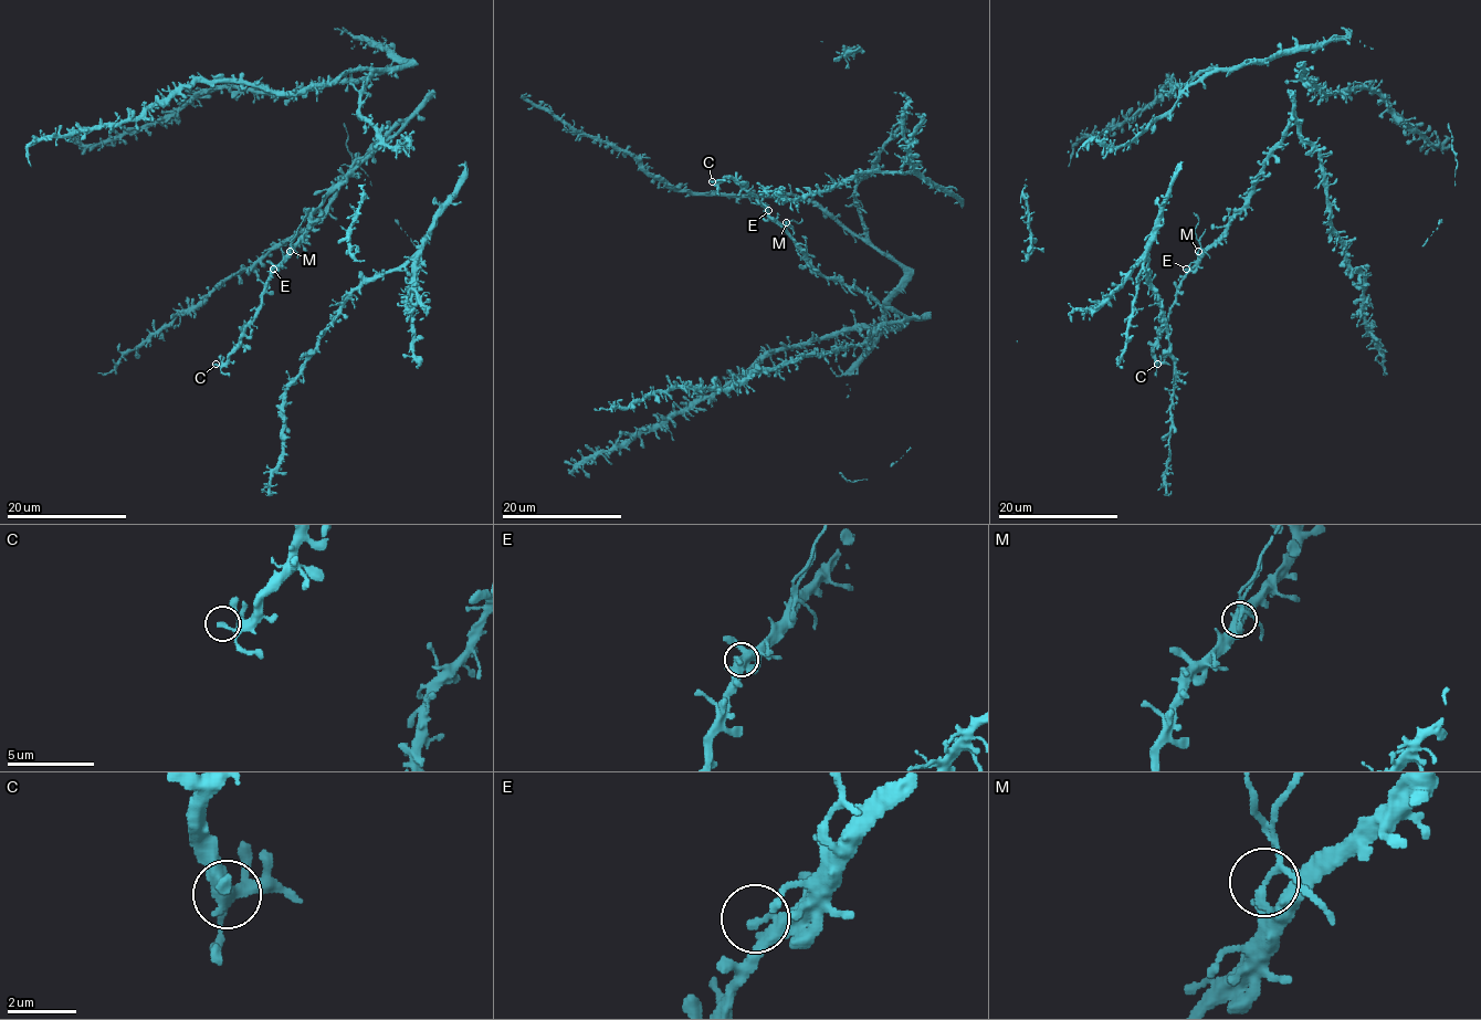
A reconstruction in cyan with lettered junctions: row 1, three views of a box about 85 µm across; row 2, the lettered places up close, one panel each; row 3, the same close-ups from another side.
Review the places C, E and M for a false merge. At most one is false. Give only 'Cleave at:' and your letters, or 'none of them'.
Cleave at: M

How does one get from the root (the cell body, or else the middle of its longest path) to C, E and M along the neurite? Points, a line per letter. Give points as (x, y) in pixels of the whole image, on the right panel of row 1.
C: (1268, 156), (1254, 193), (1233, 214), (1229, 228), (1183, 280), (1169, 319), (1161, 328), (1153, 350), (1157, 364)
E: (1268, 156), (1254, 193), (1233, 214), (1229, 228), (1190, 269), (1186, 269)
M: (1268, 156), (1254, 193), (1233, 214), (1230, 224), (1211, 244), (1197, 250)

